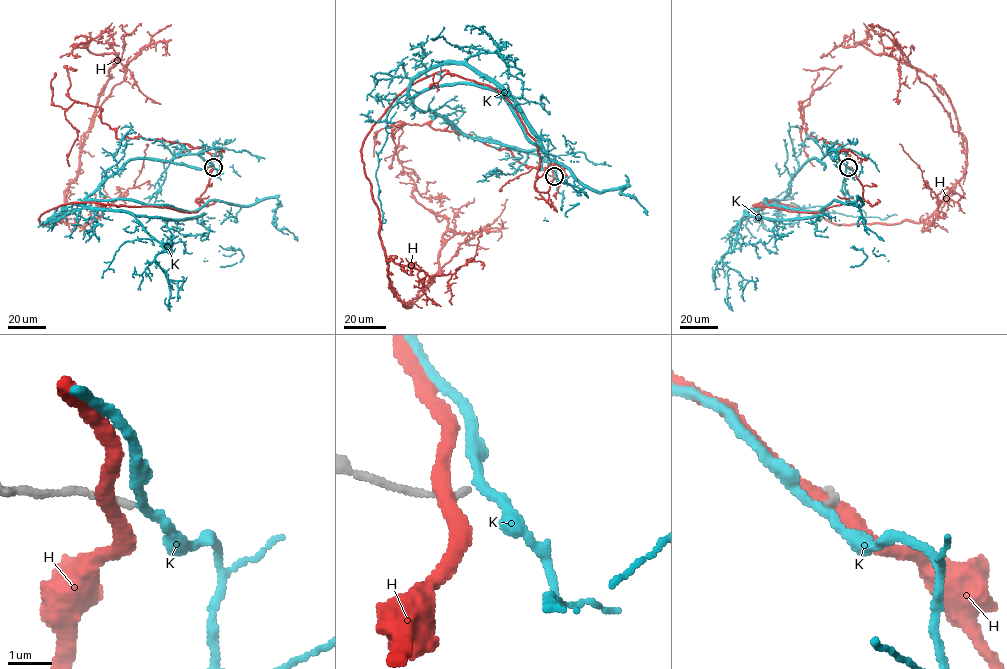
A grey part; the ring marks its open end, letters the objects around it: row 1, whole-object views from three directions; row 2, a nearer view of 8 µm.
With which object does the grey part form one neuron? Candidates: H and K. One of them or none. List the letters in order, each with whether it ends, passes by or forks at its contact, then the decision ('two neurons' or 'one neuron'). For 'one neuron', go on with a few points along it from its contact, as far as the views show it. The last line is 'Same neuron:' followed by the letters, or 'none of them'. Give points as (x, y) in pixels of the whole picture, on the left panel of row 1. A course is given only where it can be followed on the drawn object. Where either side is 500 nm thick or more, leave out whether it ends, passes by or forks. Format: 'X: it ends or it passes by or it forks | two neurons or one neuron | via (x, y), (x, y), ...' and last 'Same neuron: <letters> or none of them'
H: it passes by | two neurons
K: it passes by | one neuron | via (213, 167), (195, 154), (129, 159), (86, 198), (189, 211), (210, 200), (276, 198), (275, 226), (298, 241)
Same neuron: K

